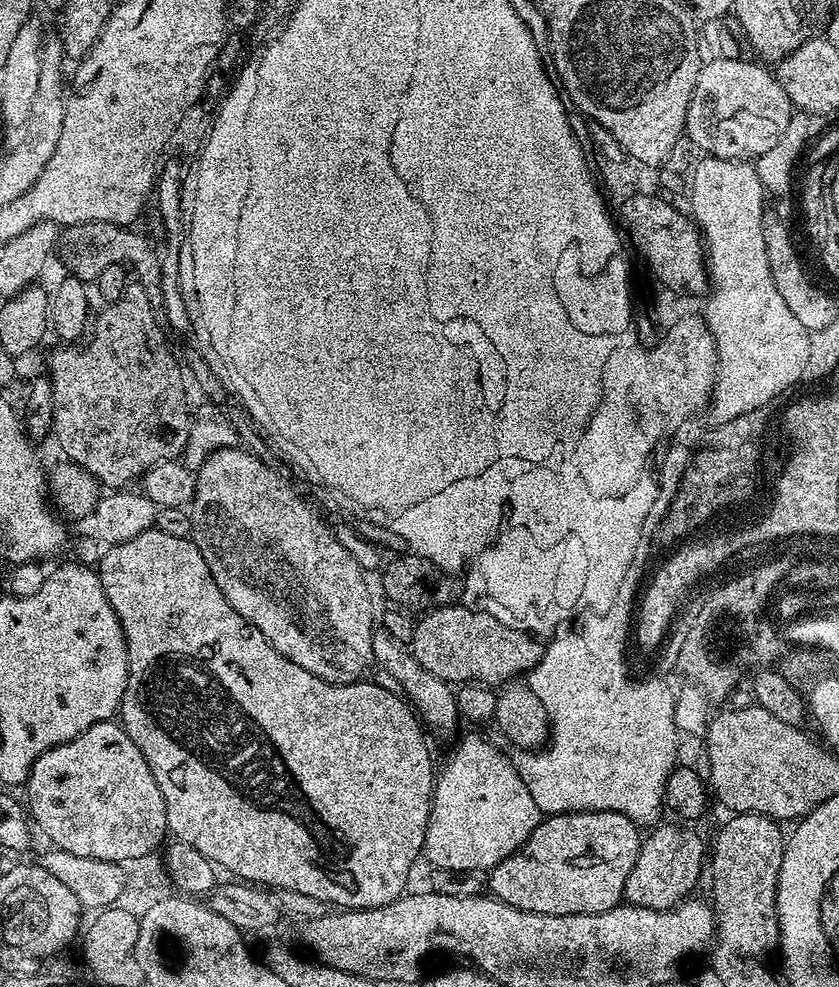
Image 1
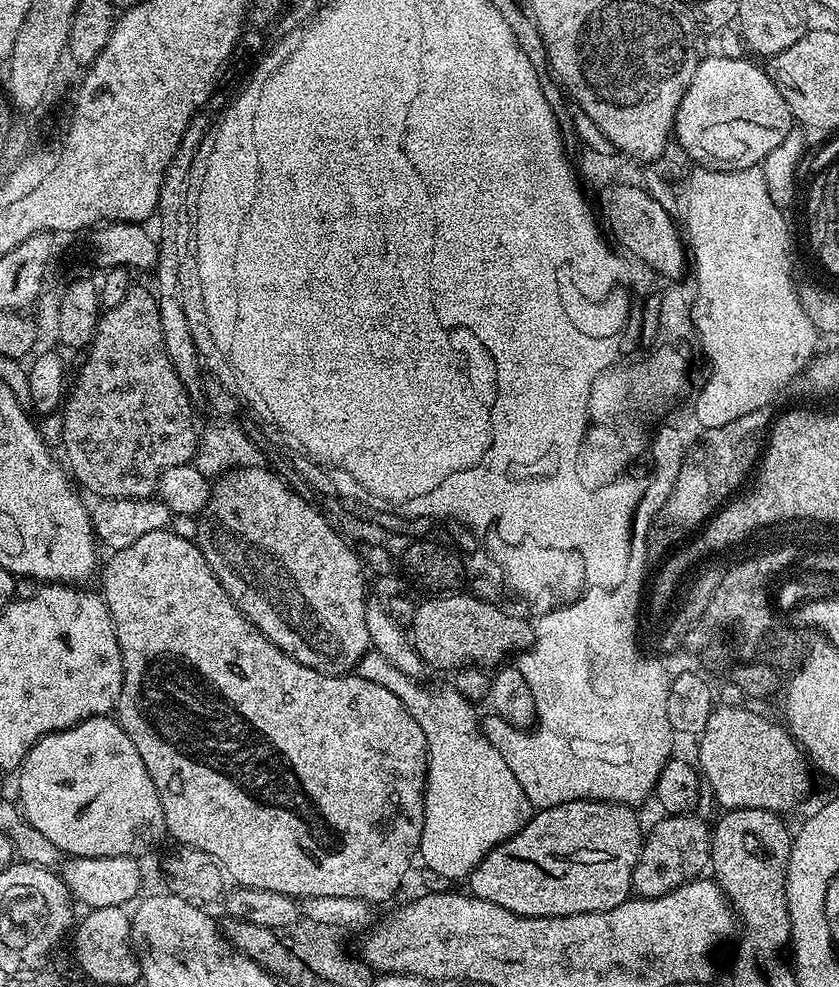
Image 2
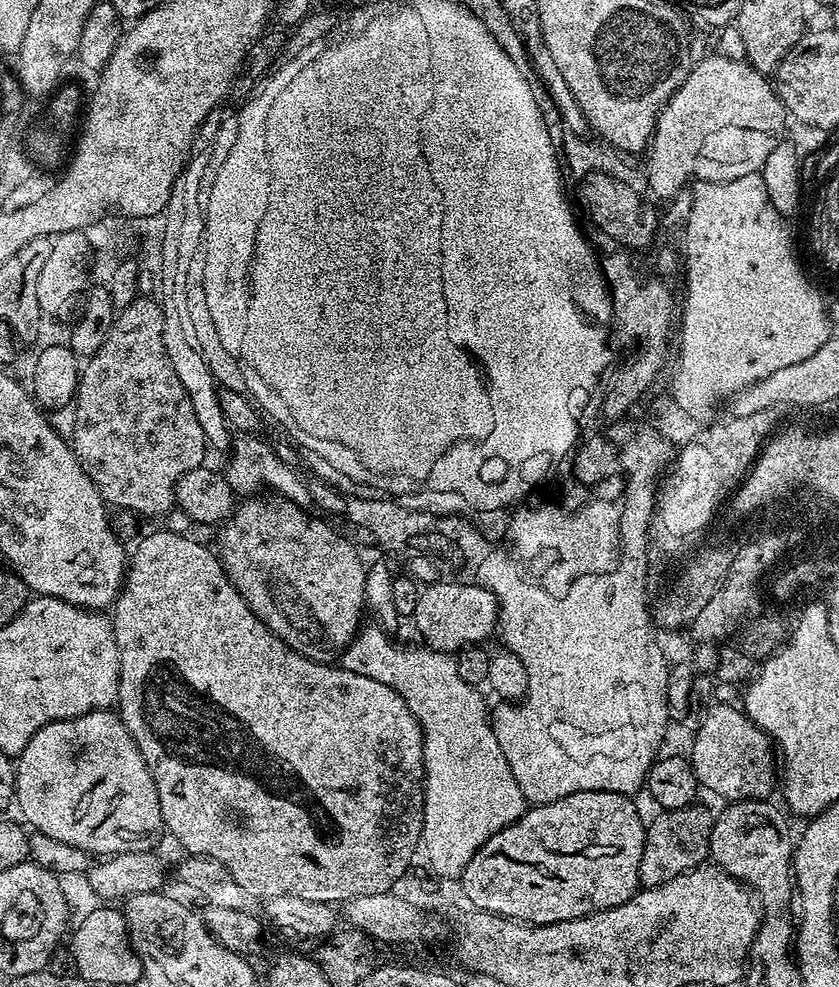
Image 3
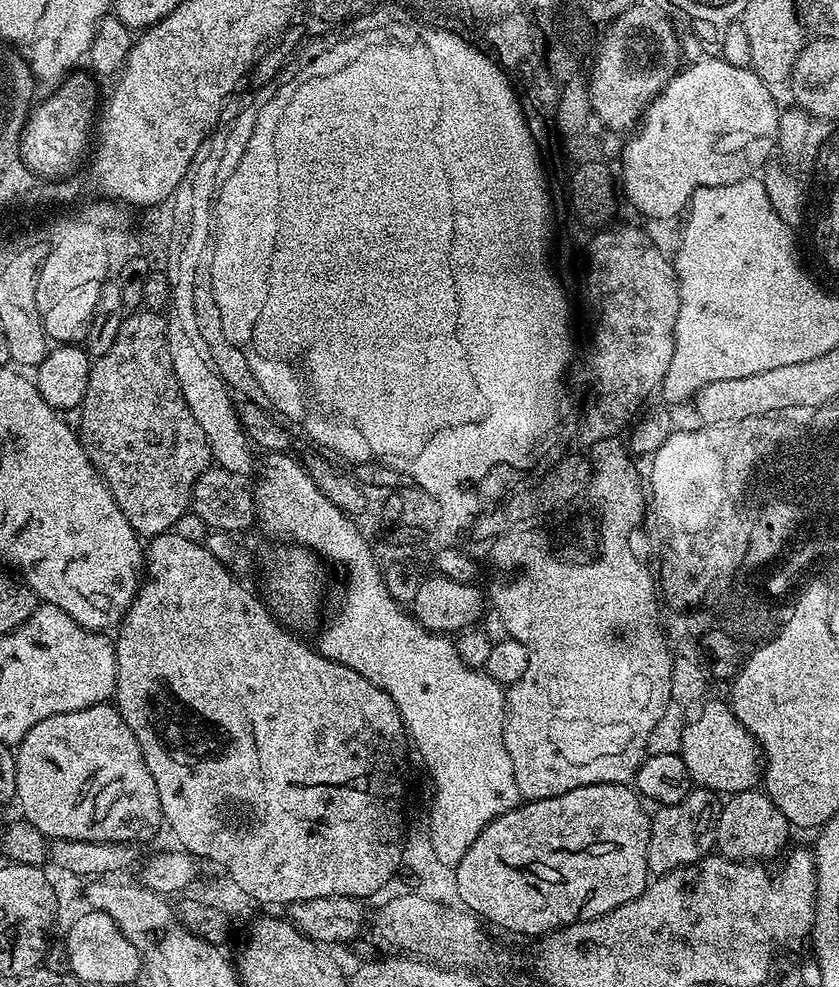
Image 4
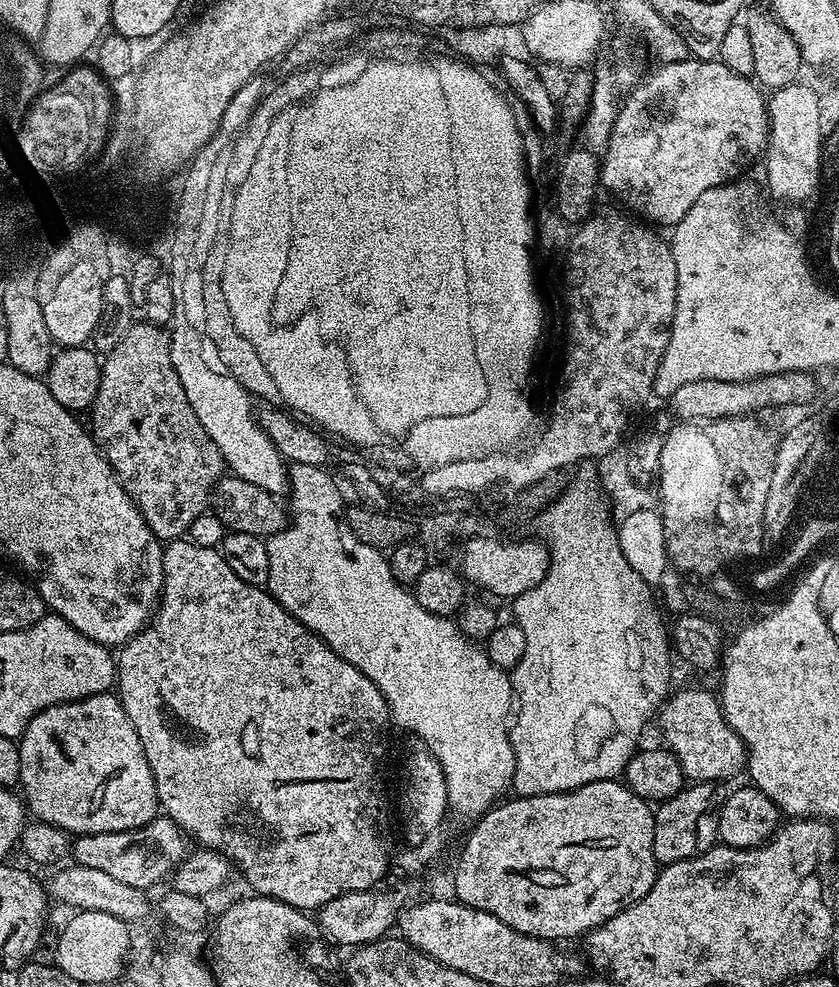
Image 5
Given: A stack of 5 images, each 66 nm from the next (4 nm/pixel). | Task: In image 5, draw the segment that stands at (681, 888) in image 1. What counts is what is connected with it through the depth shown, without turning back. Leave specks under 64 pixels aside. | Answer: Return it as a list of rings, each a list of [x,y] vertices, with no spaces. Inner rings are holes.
[[[692,782],[678,794],[674,794],[674,798],[663,801],[655,809],[654,858],[657,865],[682,862],[713,847],[714,825],[725,797],[720,788],[721,785],[716,782]]]

